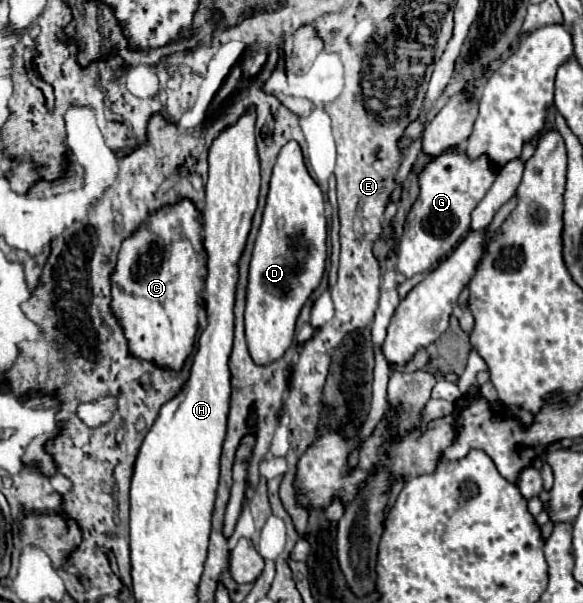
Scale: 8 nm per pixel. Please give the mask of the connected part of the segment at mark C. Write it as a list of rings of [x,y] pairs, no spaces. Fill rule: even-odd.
[[[180,199],[172,205],[162,205],[160,209],[150,211],[146,221],[130,237],[122,241],[114,273],[110,275],[110,311],[124,331],[128,351],[132,357],[168,369],[184,367],[184,361],[194,349],[198,333],[198,313],[202,309],[206,259],[208,257],[202,235],[202,213],[190,199]]]

